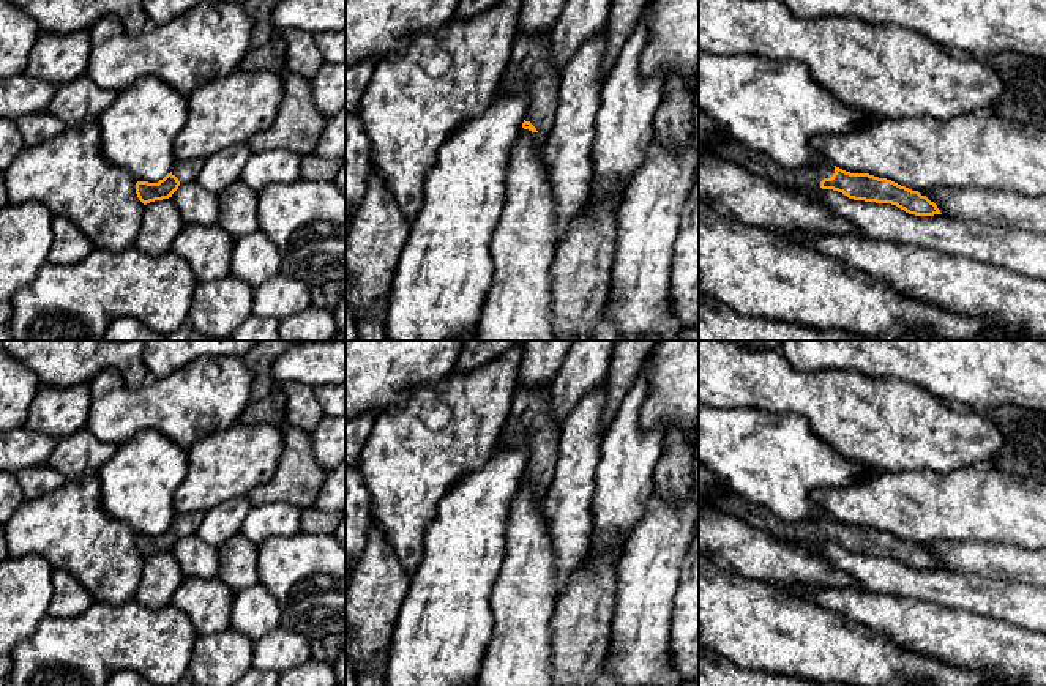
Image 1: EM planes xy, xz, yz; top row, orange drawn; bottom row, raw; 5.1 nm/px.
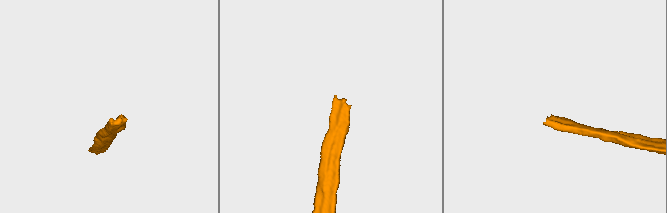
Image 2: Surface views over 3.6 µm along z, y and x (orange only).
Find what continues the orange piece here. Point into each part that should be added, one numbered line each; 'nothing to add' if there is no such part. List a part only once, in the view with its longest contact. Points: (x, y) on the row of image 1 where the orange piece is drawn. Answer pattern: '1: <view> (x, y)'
1: yz (810, 177)

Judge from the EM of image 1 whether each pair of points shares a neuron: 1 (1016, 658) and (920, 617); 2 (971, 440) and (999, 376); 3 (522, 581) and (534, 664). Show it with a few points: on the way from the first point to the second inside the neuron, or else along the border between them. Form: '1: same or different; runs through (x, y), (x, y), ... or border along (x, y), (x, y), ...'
1: same; runs through (993, 645), (944, 633)
2: different; border along (944, 401), (978, 413)
3: same; runs through (522, 601), (522, 644)

